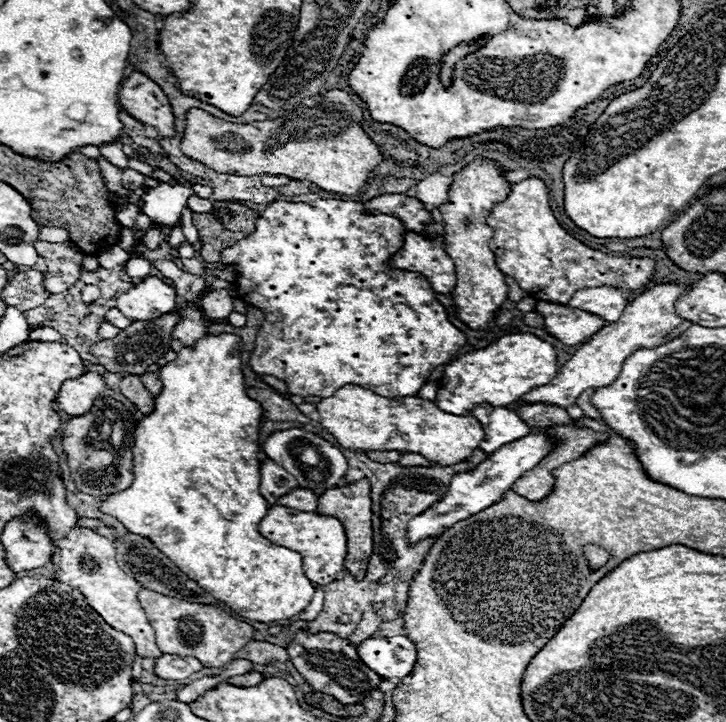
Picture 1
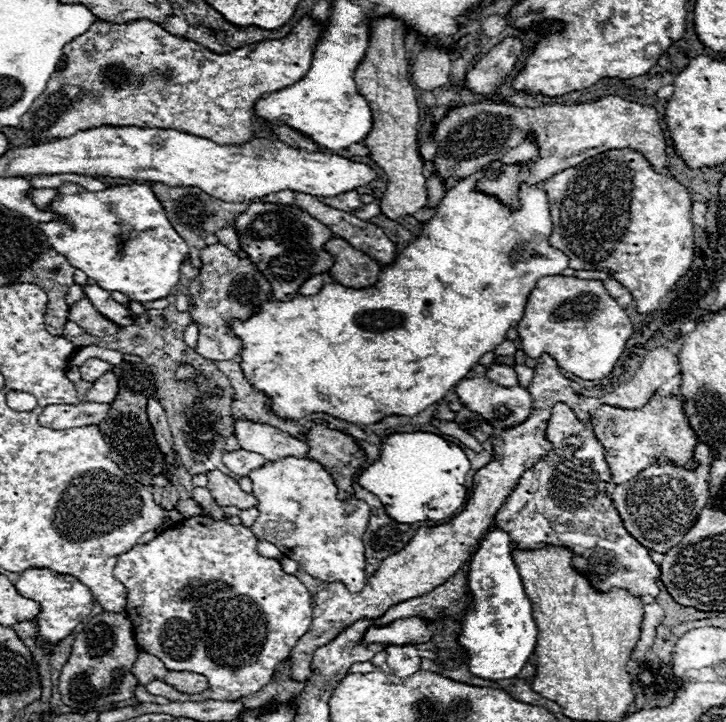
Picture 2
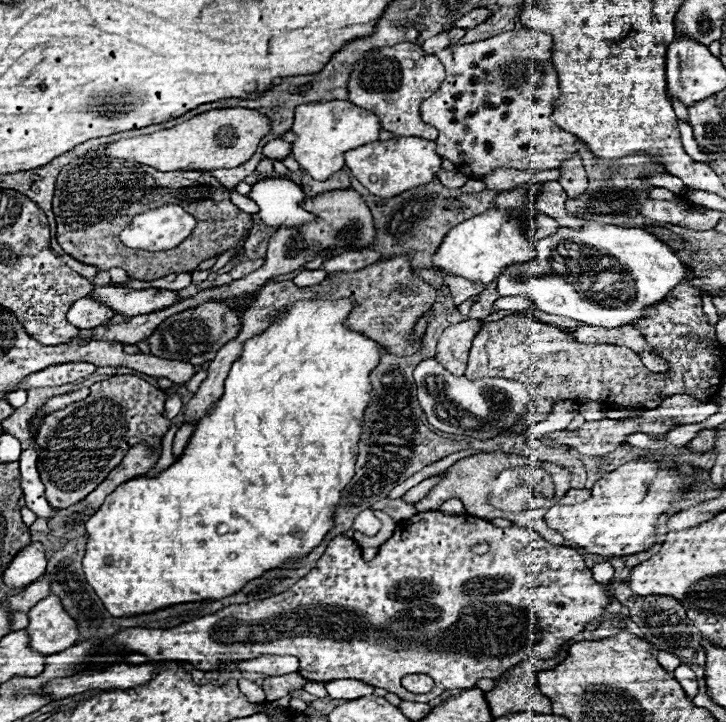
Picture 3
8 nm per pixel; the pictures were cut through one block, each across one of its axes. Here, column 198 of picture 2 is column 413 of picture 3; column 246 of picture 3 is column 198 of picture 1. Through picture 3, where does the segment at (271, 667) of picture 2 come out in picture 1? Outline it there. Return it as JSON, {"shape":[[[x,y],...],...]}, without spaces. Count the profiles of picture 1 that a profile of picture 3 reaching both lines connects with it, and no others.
{"shape":[[[142,588],[138,592],[140,606],[144,608],[158,642],[158,648],[164,654],[180,654],[180,656],[194,656],[206,668],[222,668],[226,666],[234,654],[244,648],[248,642],[254,640],[254,628],[246,622],[240,622],[228,616],[218,606],[196,604],[188,600],[178,600],[172,596],[164,596]]]}

